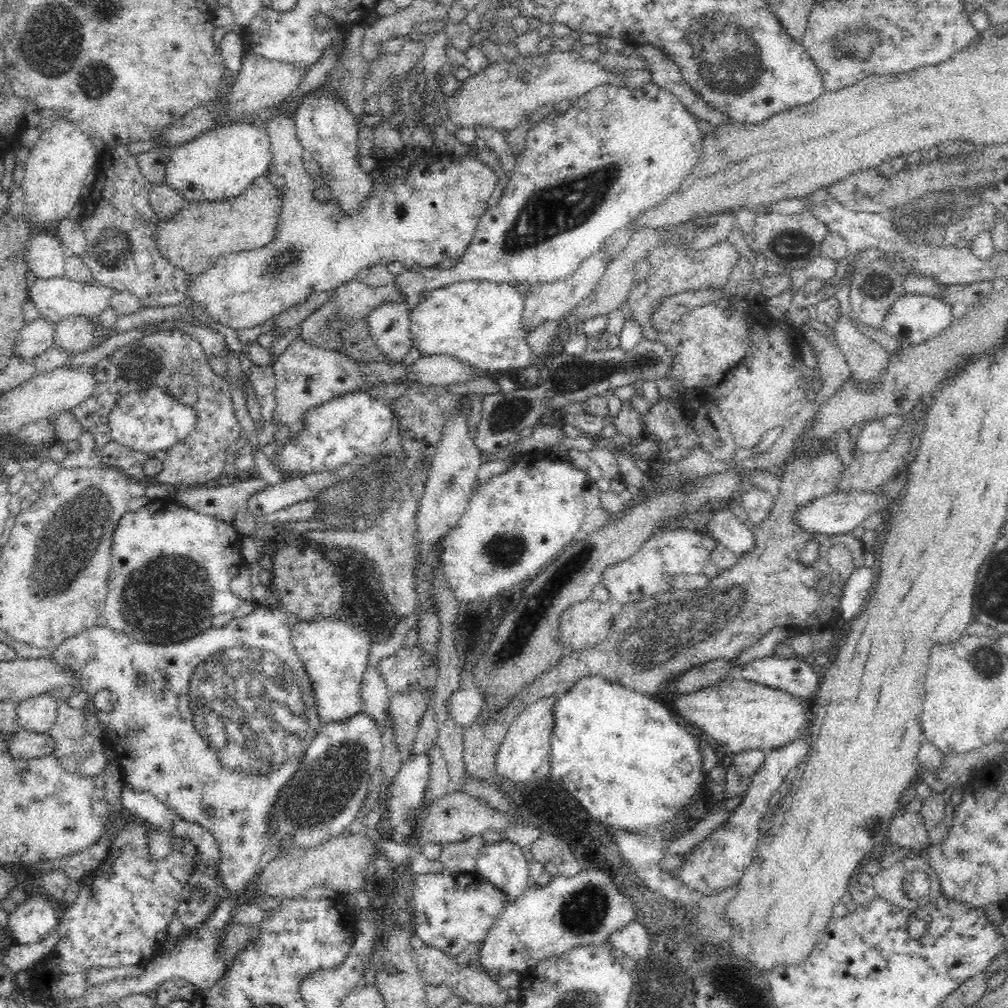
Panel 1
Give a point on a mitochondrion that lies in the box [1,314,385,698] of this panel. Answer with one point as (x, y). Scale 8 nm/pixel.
(77, 533)

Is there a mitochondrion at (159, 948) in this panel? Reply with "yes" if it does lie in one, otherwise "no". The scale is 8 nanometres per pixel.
no

